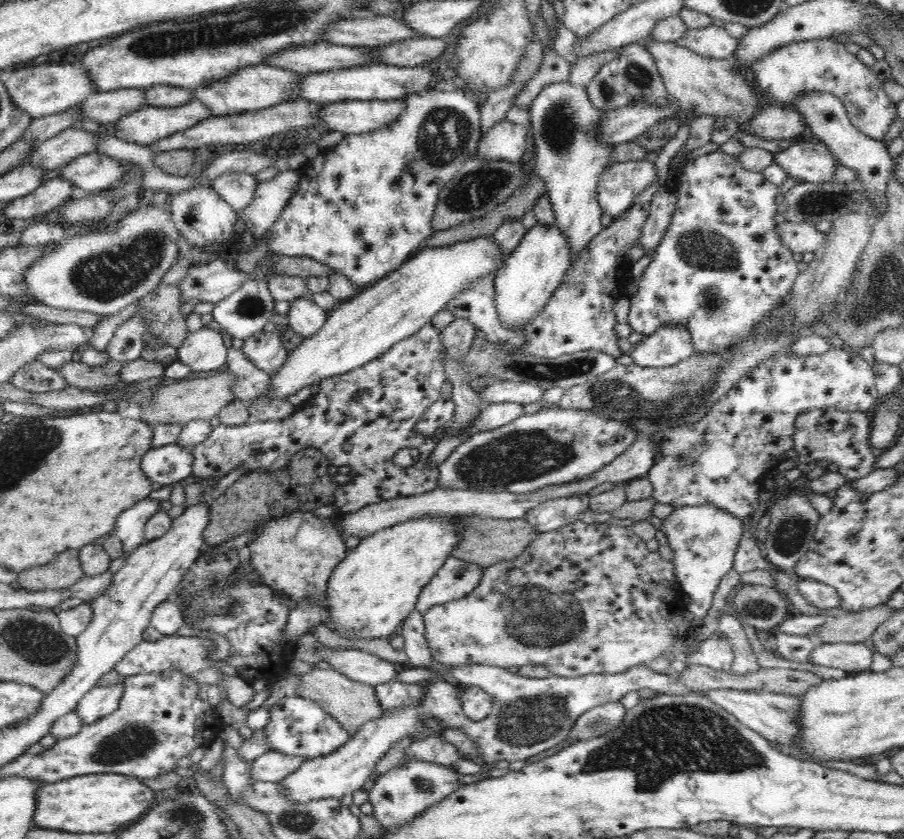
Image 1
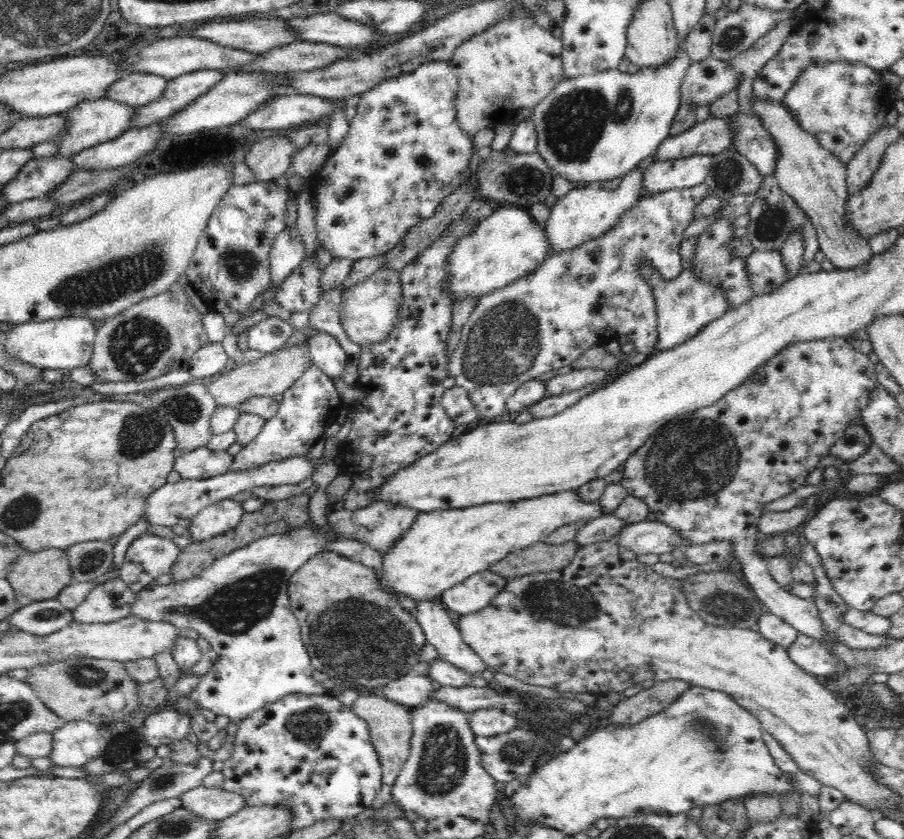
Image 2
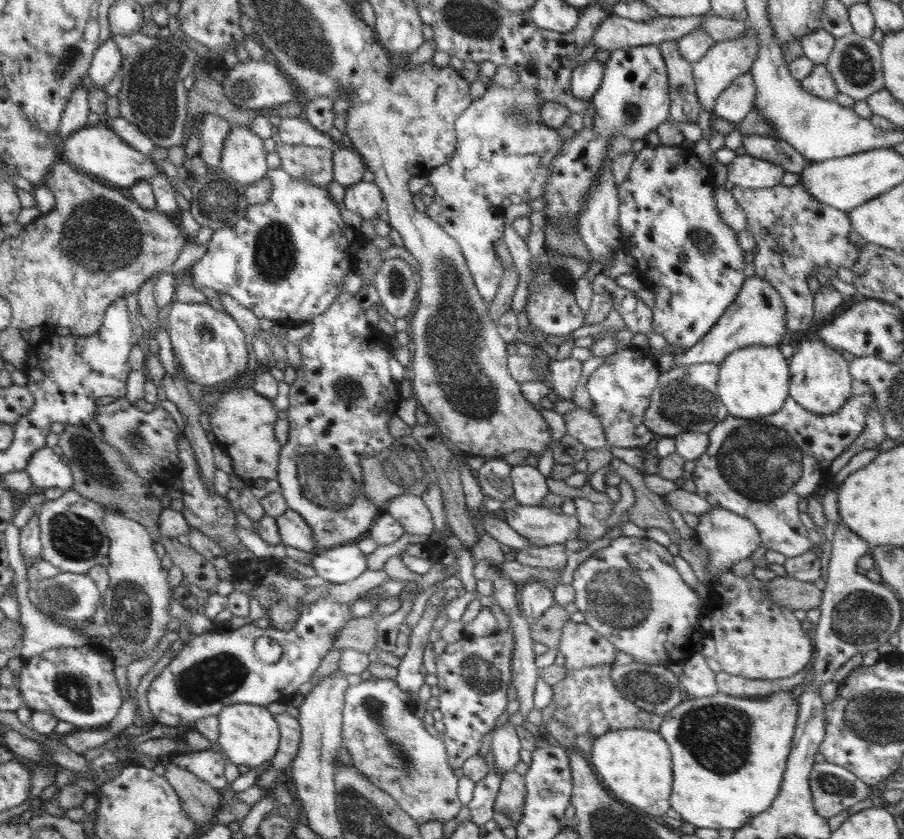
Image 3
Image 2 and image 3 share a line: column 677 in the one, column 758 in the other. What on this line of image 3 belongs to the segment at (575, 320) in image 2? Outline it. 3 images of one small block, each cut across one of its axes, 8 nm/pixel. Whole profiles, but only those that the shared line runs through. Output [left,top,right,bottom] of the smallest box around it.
[732,183,859,332]

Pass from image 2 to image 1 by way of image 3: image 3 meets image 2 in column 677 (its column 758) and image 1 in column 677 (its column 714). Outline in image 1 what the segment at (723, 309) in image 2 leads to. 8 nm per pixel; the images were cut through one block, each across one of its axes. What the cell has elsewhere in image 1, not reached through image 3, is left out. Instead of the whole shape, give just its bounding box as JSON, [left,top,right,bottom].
[629,324,695,369]

